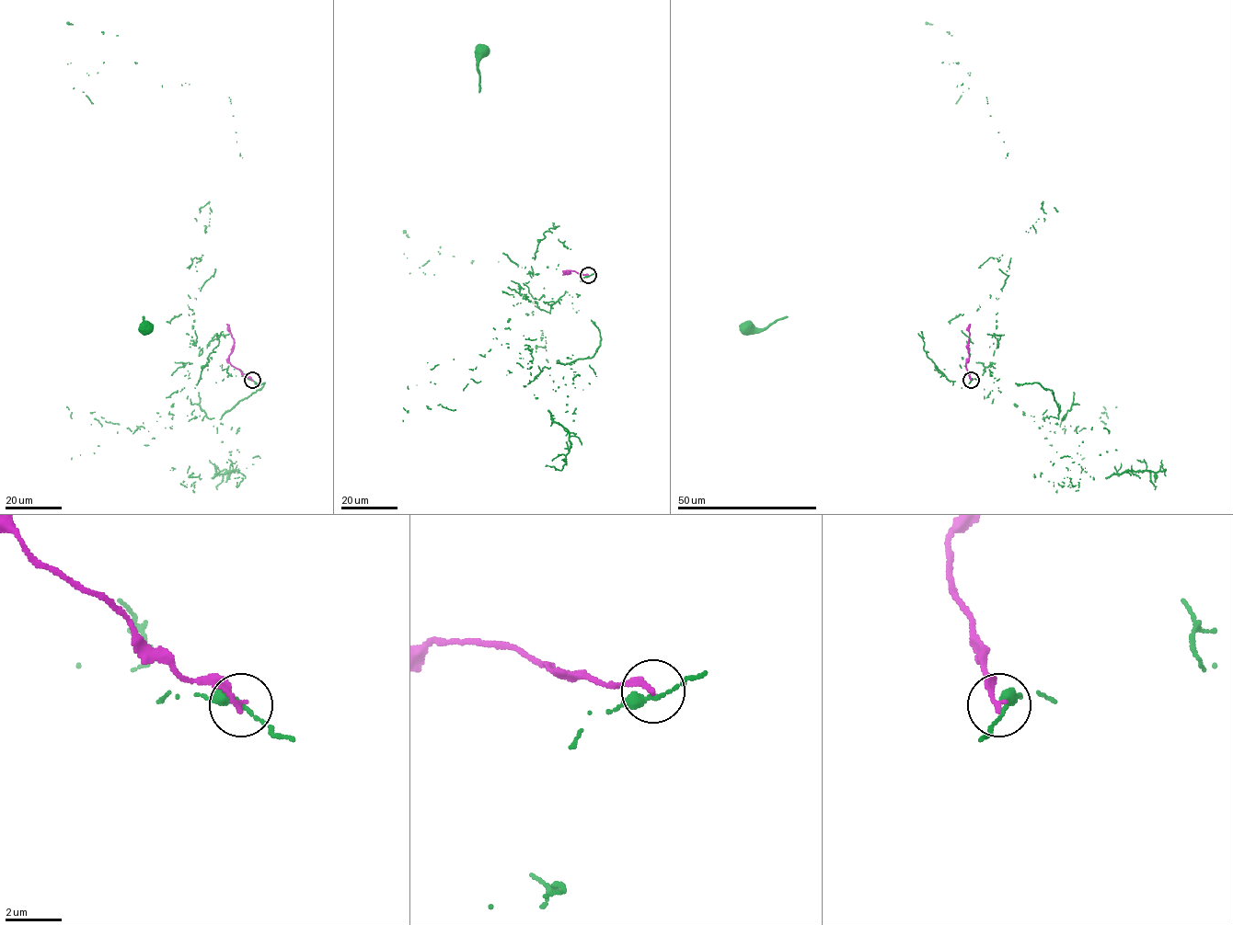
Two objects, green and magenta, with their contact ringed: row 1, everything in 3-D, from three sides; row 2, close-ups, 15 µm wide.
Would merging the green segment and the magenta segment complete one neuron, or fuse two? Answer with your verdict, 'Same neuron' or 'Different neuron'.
Different neuron

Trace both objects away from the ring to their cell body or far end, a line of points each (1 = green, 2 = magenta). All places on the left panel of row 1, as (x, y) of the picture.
1: (252, 380), (144, 317), (141, 328), (144, 327)
2: (252, 380), (230, 362), (234, 338), (226, 324)

